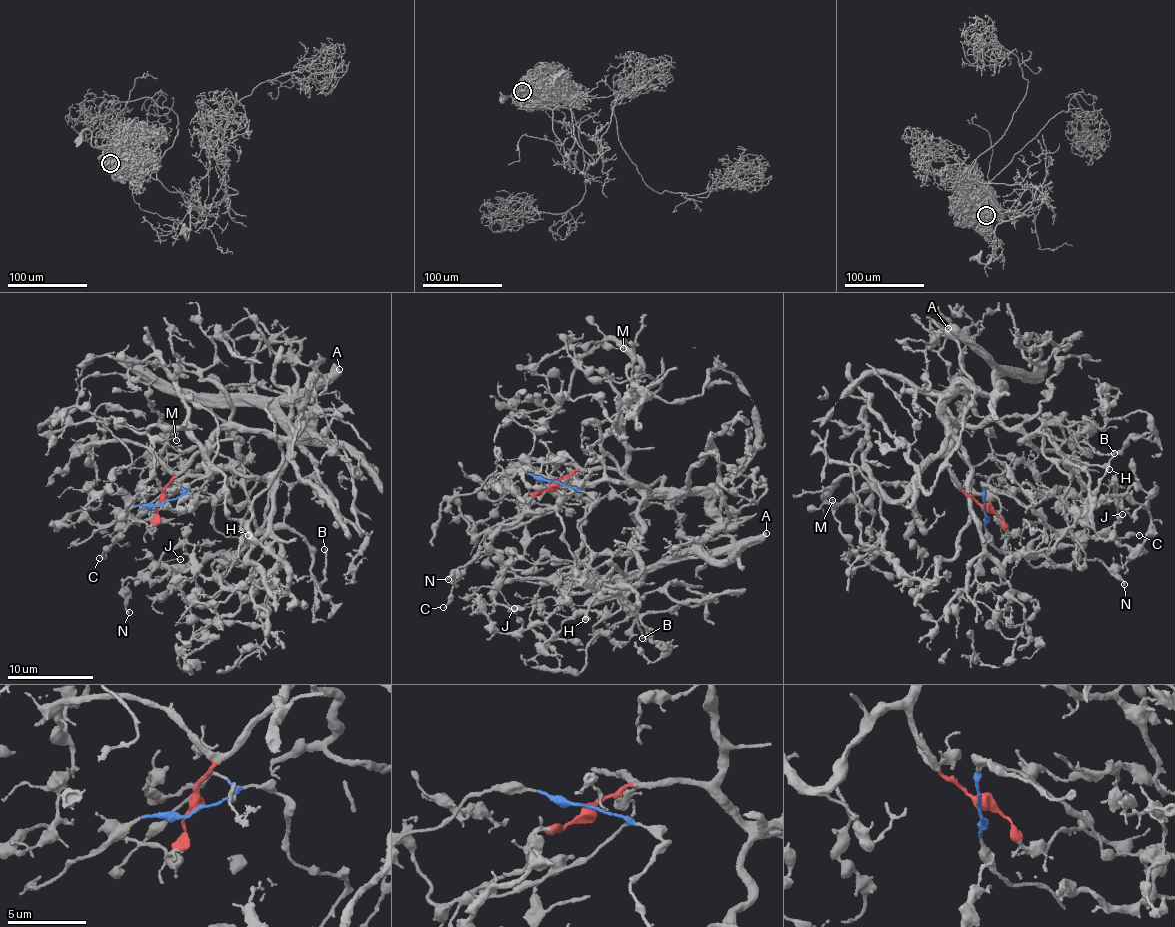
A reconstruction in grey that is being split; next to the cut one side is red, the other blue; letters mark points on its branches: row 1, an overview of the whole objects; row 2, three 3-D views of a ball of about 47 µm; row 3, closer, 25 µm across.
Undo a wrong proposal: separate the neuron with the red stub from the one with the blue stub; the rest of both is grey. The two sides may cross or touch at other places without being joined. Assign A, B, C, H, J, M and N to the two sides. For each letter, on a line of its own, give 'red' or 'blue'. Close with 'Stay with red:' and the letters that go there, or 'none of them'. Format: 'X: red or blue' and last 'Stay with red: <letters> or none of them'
A: red
B: blue
C: blue
H: blue
J: blue
M: red
N: red
Stay with red: A, M, N

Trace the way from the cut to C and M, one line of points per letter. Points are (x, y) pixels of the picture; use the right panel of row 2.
C: (984, 512), (982, 495), (992, 486), (1029, 508), (1054, 534), (1139, 535)
M: (984, 510), (939, 456), (898, 499), (864, 470), (838, 478), (825, 494), (831, 506), (833, 499)

